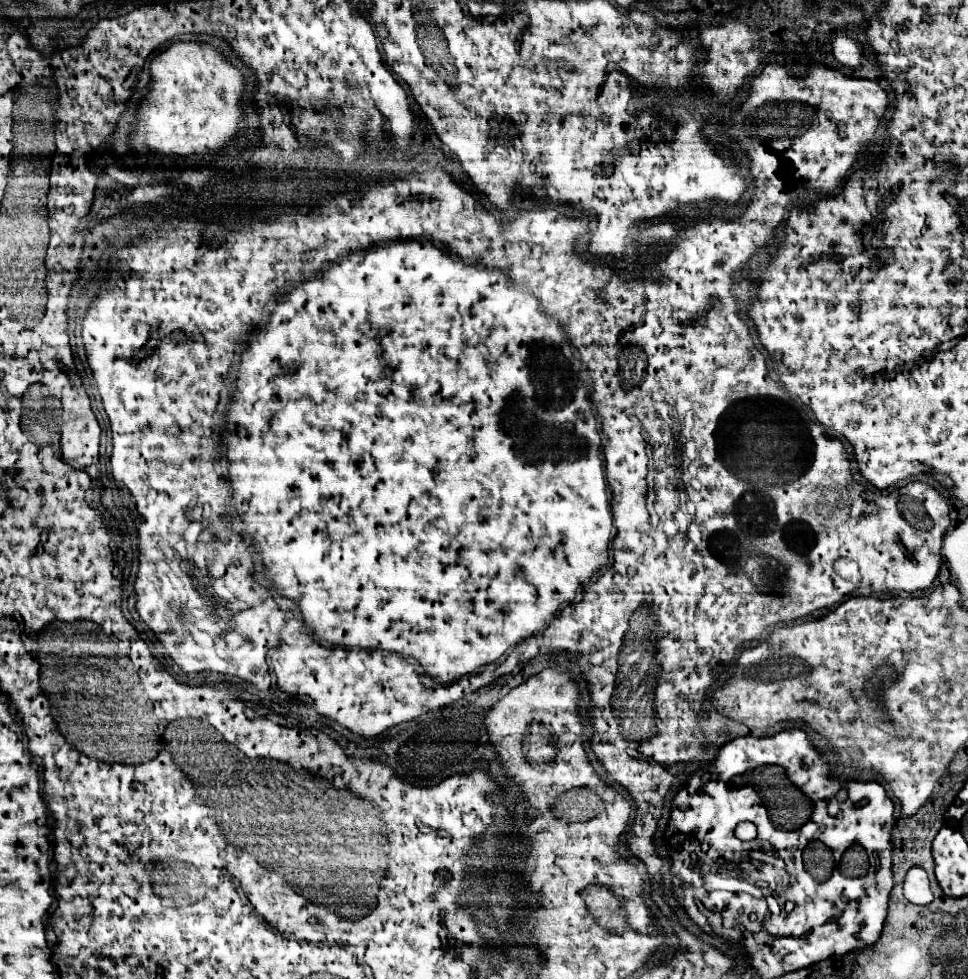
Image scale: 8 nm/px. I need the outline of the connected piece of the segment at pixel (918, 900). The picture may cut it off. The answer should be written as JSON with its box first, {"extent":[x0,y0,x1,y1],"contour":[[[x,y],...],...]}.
{"extent":[903,867,933,905],"contour":[[[911,867],[903,881],[905,897],[915,905],[929,905],[933,901],[933,893],[929,887],[929,877],[923,867]]]}

